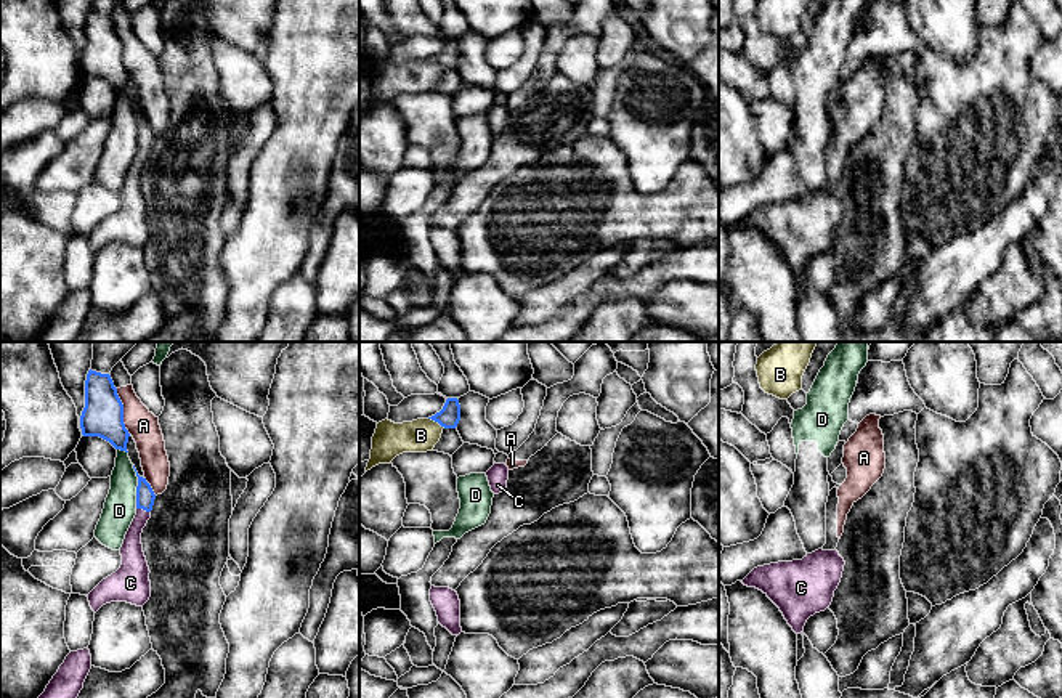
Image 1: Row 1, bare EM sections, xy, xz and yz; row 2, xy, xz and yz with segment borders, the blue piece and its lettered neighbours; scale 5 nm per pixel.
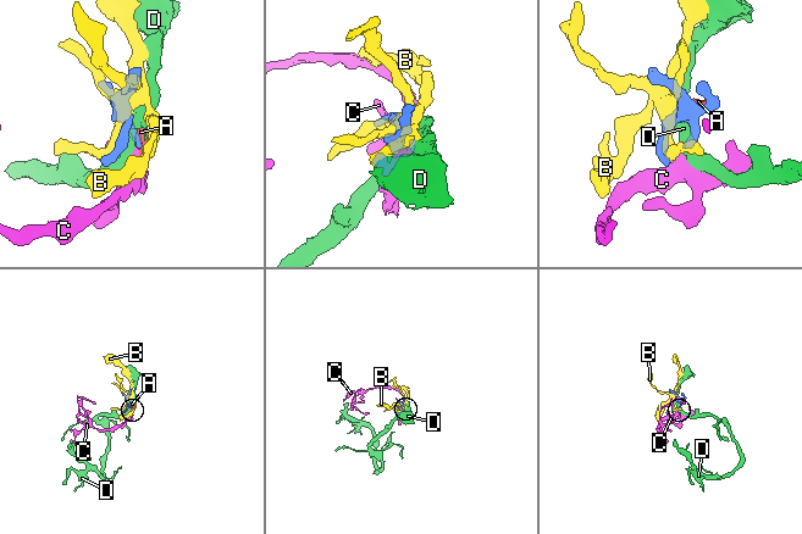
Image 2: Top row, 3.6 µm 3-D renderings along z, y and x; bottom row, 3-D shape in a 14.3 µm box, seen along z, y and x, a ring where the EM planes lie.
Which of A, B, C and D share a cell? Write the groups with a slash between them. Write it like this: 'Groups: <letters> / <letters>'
Groups: A / B / C / D

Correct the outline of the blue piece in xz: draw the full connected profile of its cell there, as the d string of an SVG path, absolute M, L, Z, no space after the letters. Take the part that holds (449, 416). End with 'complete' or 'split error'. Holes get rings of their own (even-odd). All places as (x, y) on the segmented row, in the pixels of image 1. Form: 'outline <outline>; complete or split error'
outline M448 398L443 409L428 417L444 428L456 428L460 420L460 404L457 398Z; complete

